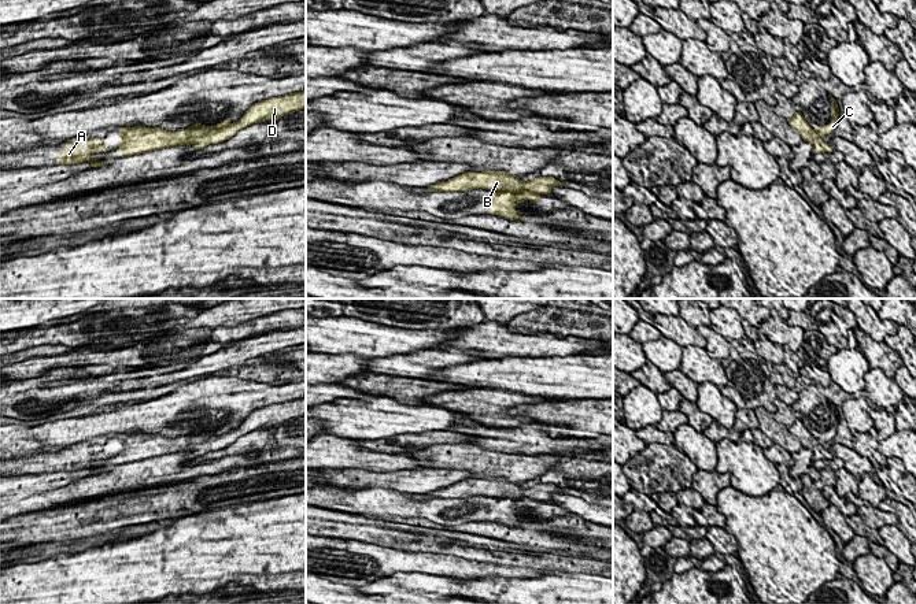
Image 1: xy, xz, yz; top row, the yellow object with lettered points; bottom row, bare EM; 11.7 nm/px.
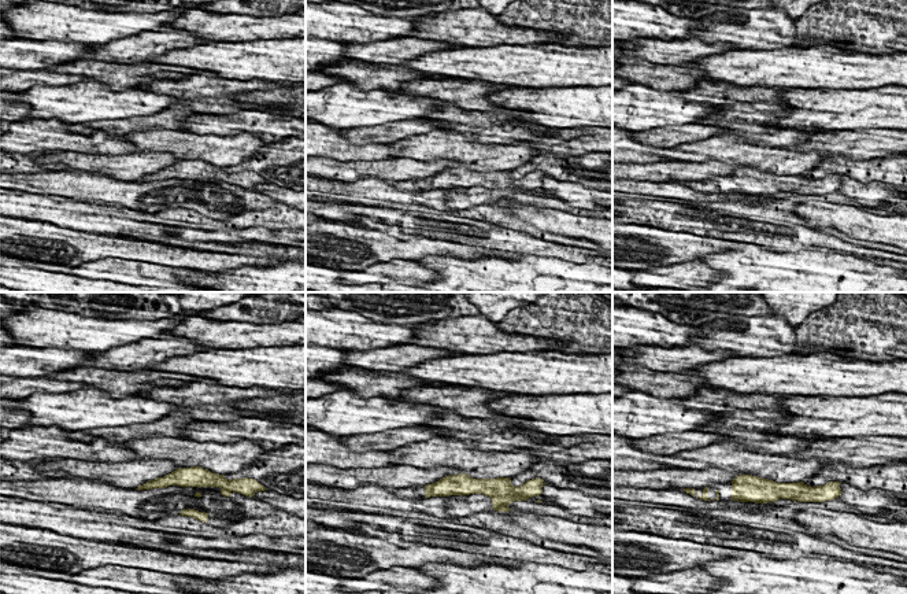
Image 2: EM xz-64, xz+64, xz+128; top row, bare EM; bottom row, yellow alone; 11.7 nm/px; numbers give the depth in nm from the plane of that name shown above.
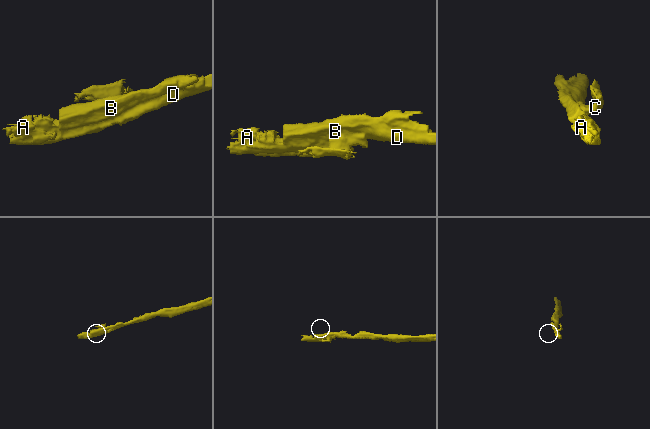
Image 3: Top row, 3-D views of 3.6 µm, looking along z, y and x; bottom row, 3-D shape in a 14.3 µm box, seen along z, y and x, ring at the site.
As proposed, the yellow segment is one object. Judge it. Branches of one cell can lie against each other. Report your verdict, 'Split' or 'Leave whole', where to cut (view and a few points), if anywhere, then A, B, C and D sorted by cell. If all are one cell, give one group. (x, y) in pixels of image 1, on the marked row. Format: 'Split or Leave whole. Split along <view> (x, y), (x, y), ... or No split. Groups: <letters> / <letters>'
Split. Split along xz (494, 189), (505, 192), (531, 191), (539, 195). Groups: A B D / C

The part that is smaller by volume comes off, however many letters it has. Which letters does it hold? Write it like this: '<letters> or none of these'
C

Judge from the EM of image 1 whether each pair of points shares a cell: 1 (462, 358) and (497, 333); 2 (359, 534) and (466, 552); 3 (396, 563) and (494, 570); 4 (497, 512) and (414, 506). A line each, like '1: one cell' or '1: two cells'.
1: two cells
2: two cells
3: one cell
4: one cell

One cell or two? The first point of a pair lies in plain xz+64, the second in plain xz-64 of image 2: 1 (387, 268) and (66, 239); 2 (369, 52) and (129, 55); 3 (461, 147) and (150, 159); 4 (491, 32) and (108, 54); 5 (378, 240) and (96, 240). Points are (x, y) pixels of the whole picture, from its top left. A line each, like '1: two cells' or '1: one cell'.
1: two cells
2: one cell
3: two cells
4: two cells
5: one cell

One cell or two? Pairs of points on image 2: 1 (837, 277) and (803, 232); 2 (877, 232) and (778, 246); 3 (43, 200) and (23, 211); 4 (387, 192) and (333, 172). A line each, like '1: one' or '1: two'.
1: two
2: two
3: one
4: two

